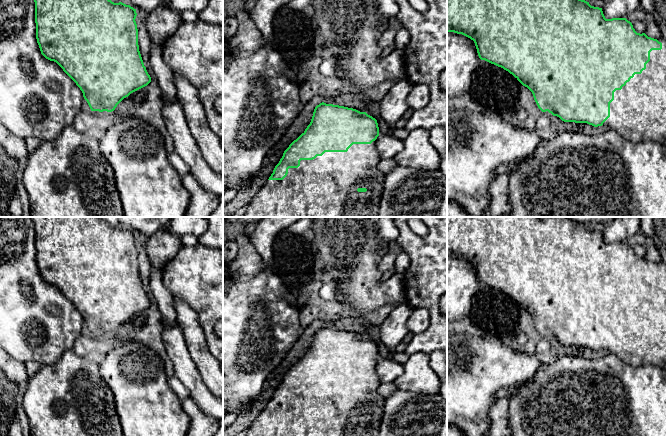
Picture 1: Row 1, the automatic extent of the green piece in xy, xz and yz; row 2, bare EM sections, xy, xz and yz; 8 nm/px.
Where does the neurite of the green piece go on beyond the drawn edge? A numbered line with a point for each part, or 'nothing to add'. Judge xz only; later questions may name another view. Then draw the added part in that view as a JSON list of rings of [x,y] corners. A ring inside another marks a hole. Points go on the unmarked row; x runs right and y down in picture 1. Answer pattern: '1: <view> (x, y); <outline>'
1: xz (328, 407); [[[376,364],[371,368],[353,368],[347,376],[325,376],[313,384],[301,384],[298,392],[288,393],[283,404],[267,404],[246,436],[379,436],[385,404],[379,393],[380,384]]]

